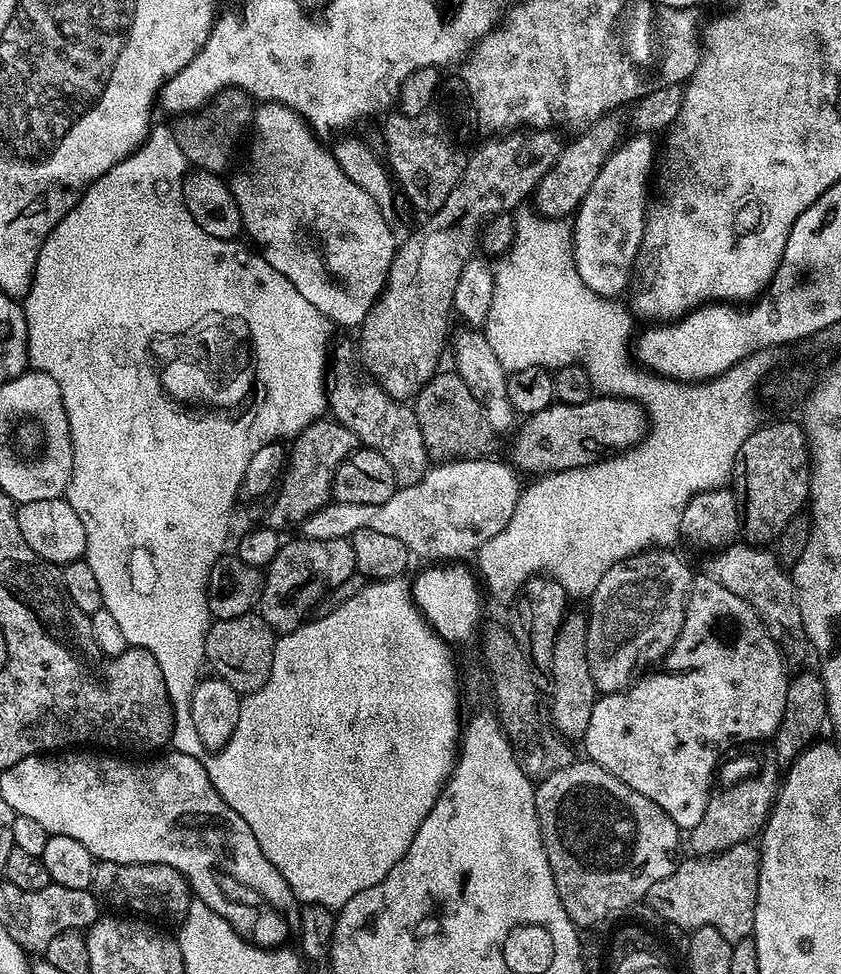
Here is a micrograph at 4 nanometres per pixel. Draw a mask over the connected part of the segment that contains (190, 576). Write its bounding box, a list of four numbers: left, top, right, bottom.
[22,127,334,757]

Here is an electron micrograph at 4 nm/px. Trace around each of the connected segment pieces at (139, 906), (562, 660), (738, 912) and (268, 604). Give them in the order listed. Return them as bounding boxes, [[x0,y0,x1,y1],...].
[[90,860,194,922],[550,611,598,741],[646,842,760,942],[258,538,356,634]]

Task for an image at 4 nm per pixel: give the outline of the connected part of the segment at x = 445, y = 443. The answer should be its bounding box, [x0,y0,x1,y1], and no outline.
[414,371,494,462]

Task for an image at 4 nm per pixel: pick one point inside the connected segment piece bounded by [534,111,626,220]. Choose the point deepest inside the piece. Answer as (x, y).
(560, 192)

